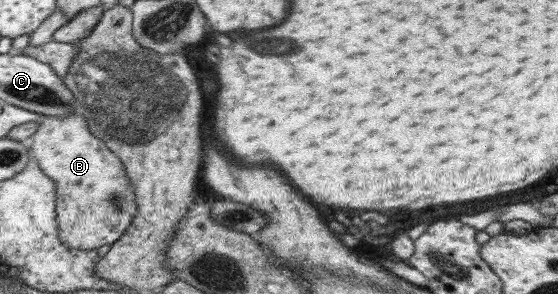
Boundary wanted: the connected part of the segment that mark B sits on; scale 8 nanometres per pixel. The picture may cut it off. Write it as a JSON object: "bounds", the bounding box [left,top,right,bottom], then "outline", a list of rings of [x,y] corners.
{"bounds":[28,113,137,251],"outline":[[[71,113],[65,118],[41,117],[37,131],[29,137],[28,146],[31,157],[36,160],[41,172],[55,184],[55,222],[59,240],[70,249],[89,251],[102,245],[111,245],[119,238],[137,209],[133,200],[133,186],[129,184],[119,158],[97,136],[89,132],[88,122],[82,113]]]}

